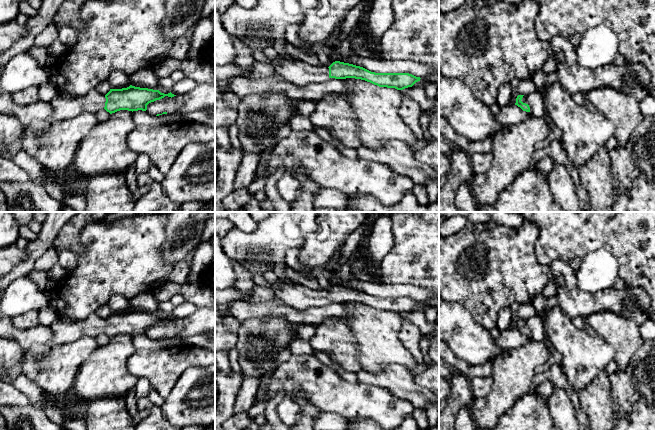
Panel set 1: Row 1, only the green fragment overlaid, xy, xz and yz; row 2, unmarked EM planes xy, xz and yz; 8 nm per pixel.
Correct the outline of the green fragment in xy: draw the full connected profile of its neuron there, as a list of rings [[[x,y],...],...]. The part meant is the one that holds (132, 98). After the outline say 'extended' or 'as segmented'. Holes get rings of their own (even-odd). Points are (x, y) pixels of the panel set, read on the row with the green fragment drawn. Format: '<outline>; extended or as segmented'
[[[130,85],[122,89],[110,89],[103,95],[97,88],[83,96],[72,96],[64,92],[58,92],[50,102],[53,107],[52,115],[47,119],[53,122],[72,119],[81,113],[96,114],[105,109],[110,114],[120,110],[146,111],[147,105],[165,96],[174,97],[171,92],[161,93],[159,90],[140,88]]]; extended

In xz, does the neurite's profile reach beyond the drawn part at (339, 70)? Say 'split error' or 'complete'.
split error

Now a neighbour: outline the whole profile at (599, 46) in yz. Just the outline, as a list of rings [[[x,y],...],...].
[[[600,24],[582,35],[576,54],[579,64],[585,68],[609,65],[619,54],[619,38],[611,28]]]

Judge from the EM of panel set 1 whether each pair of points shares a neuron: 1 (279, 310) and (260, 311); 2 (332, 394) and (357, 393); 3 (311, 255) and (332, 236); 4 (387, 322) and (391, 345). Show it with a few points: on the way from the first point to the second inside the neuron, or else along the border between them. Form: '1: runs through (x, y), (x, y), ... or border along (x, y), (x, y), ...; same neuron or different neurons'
1: runs through (274, 310), (265, 311); same neuron
2: runs through (338, 394), (351, 394); same neuron
3: runs through (316, 250), (327, 239); same neuron
4: runs through (387, 328), (387, 339); same neuron

